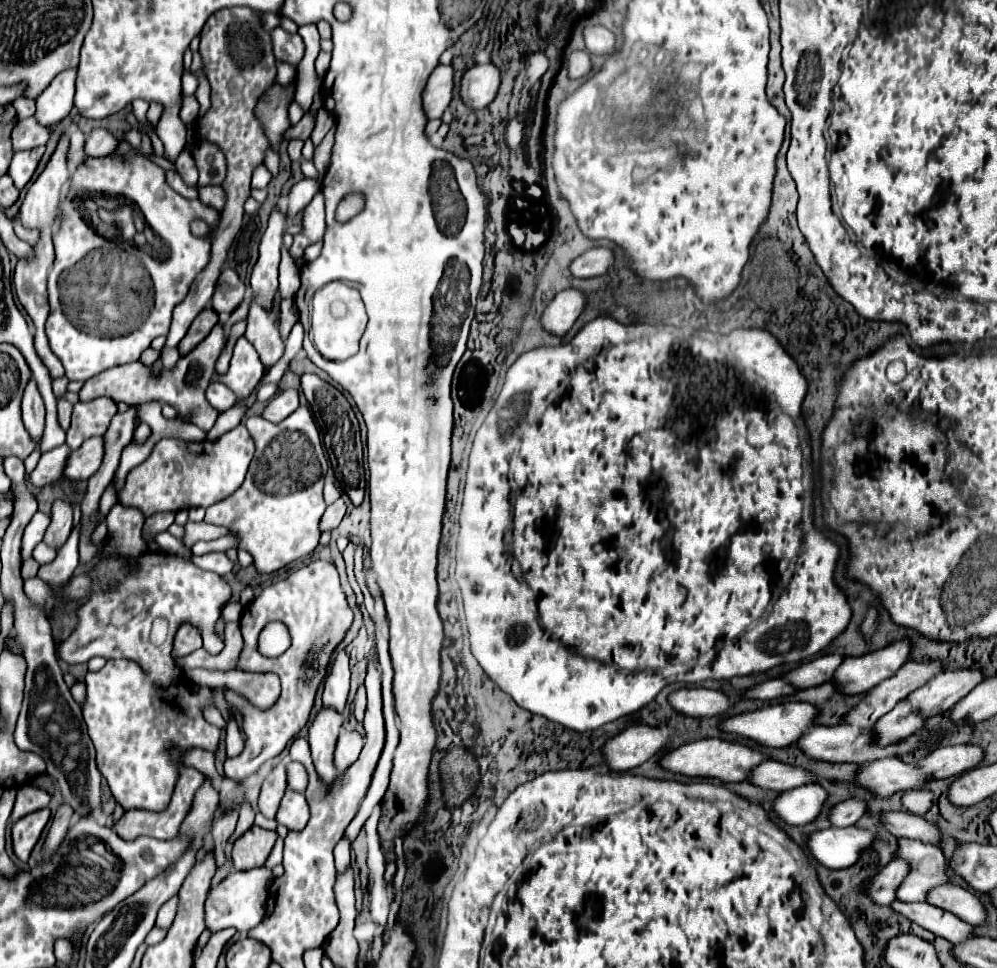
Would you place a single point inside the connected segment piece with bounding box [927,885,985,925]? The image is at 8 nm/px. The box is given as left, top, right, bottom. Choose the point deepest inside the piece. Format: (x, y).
(957, 900)

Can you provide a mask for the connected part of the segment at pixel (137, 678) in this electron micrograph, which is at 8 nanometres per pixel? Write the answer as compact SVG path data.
M117 659L109 661L101 671L87 673L87 701L83 705L83 719L89 729L89 737L97 749L97 767L107 779L113 797L123 805L123 809L147 809L163 811L169 805L175 781L177 781L177 763L173 763L167 751L175 745L181 749L181 755L191 747L201 747L215 751L221 731L203 719L203 707L211 705L211 691L203 687L199 693L193 693L189 681L179 679L167 689L161 689L151 683L151 679L141 671L135 661Z

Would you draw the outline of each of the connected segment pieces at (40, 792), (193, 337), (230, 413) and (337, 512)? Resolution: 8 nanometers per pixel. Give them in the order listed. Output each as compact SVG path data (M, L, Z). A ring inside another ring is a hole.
M23 785L17 791L17 801L15 801L15 807L11 813L11 821L17 821L33 811L39 811L39 809L47 807L49 803L51 803L51 795L45 789Z
M211 307L203 309L203 311L195 317L195 321L191 323L187 335L181 339L181 343L179 343L179 353L187 355L193 347L197 347L197 345L211 333L211 329L213 329L217 323L219 323L219 315L215 313L215 309L211 309Z
M231 407L223 413L219 413L217 417L217 423L213 425L213 429L207 433L207 439L209 441L215 441L219 439L221 435L225 435L227 431L231 431L233 427L237 427L241 423L241 417L245 415L245 409L243 407Z
M337 499L333 505L327 507L325 515L321 517L321 523L319 523L321 533L325 533L325 531L333 531L333 529L341 523L343 515L345 515L345 501L343 501L343 499Z

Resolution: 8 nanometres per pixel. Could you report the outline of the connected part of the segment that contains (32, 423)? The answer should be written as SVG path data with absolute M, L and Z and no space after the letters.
M29 379L29 385L25 387L21 409L23 409L23 423L29 429L31 437L41 441L43 427L45 427L45 405L39 395L37 383L33 379Z

